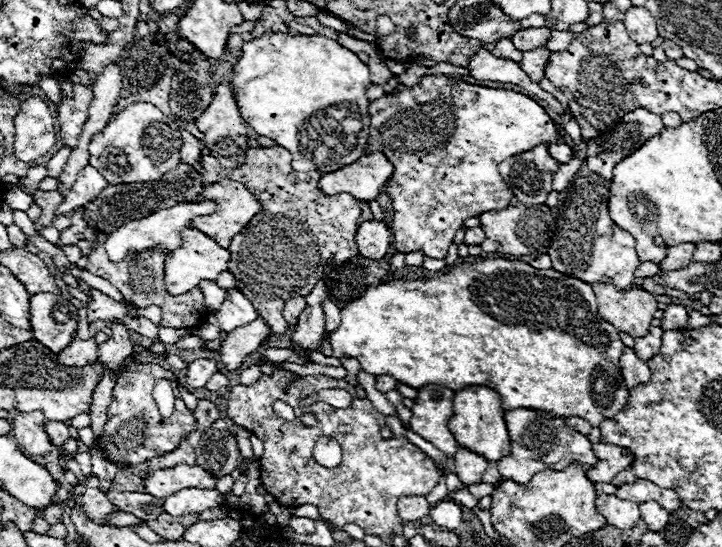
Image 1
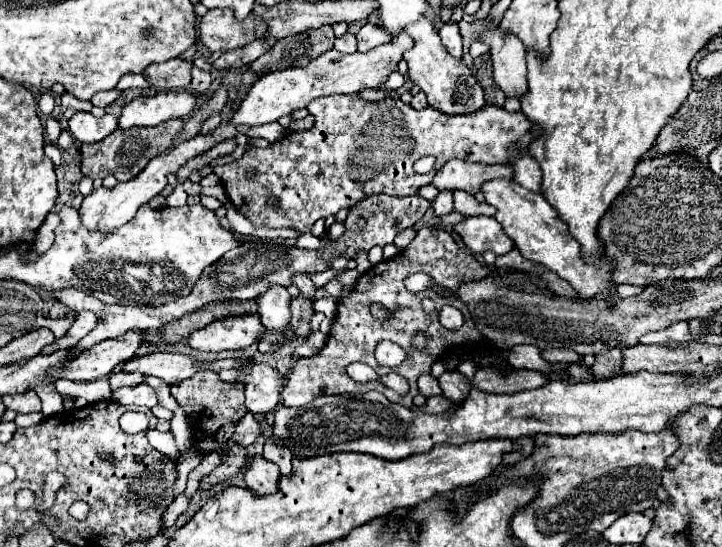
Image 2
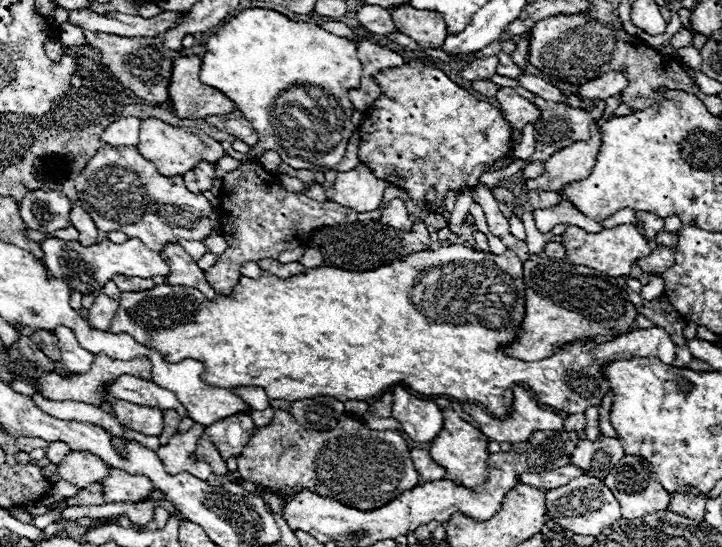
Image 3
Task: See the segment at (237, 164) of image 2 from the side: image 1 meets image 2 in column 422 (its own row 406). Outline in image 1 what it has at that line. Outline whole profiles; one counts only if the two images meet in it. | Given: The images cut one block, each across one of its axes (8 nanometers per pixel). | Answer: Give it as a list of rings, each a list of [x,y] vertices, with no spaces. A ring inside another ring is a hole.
[[[130,362],[128,368],[130,370],[124,372],[116,380],[116,386],[112,390],[108,422],[104,426],[106,434],[102,434],[100,444],[112,462],[138,466],[150,458],[156,458],[156,456],[176,450],[176,446],[194,430],[194,416],[184,406],[180,392],[178,392],[176,376],[170,370],[164,370],[158,364],[136,364],[136,362]],[[160,378],[168,378],[172,382],[174,394],[176,394],[176,410],[170,418],[160,416],[156,402],[152,398],[152,388],[154,388],[156,380],[160,380]]]

